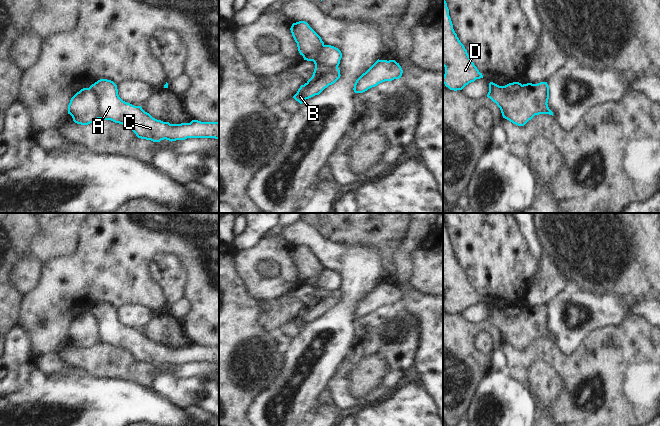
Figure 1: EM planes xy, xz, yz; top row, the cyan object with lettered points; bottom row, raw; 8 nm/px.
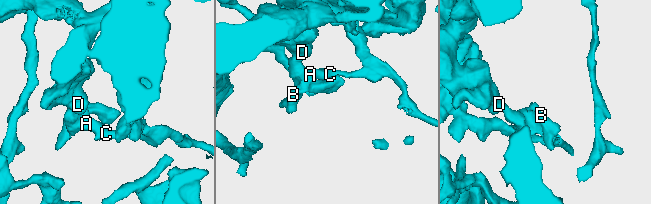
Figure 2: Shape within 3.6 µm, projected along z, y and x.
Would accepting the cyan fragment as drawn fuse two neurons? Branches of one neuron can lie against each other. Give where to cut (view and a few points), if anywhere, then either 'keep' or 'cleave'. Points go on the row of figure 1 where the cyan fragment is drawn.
cut in xz along (323, 45), (315, 61), (325, 66), (337, 67); cleave

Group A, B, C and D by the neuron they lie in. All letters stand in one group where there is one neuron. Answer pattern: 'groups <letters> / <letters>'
groups A C / B D

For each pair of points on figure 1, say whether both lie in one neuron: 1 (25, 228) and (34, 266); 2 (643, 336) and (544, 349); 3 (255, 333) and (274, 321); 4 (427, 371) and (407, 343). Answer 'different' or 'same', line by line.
1: different
2: same
3: different
4: different

